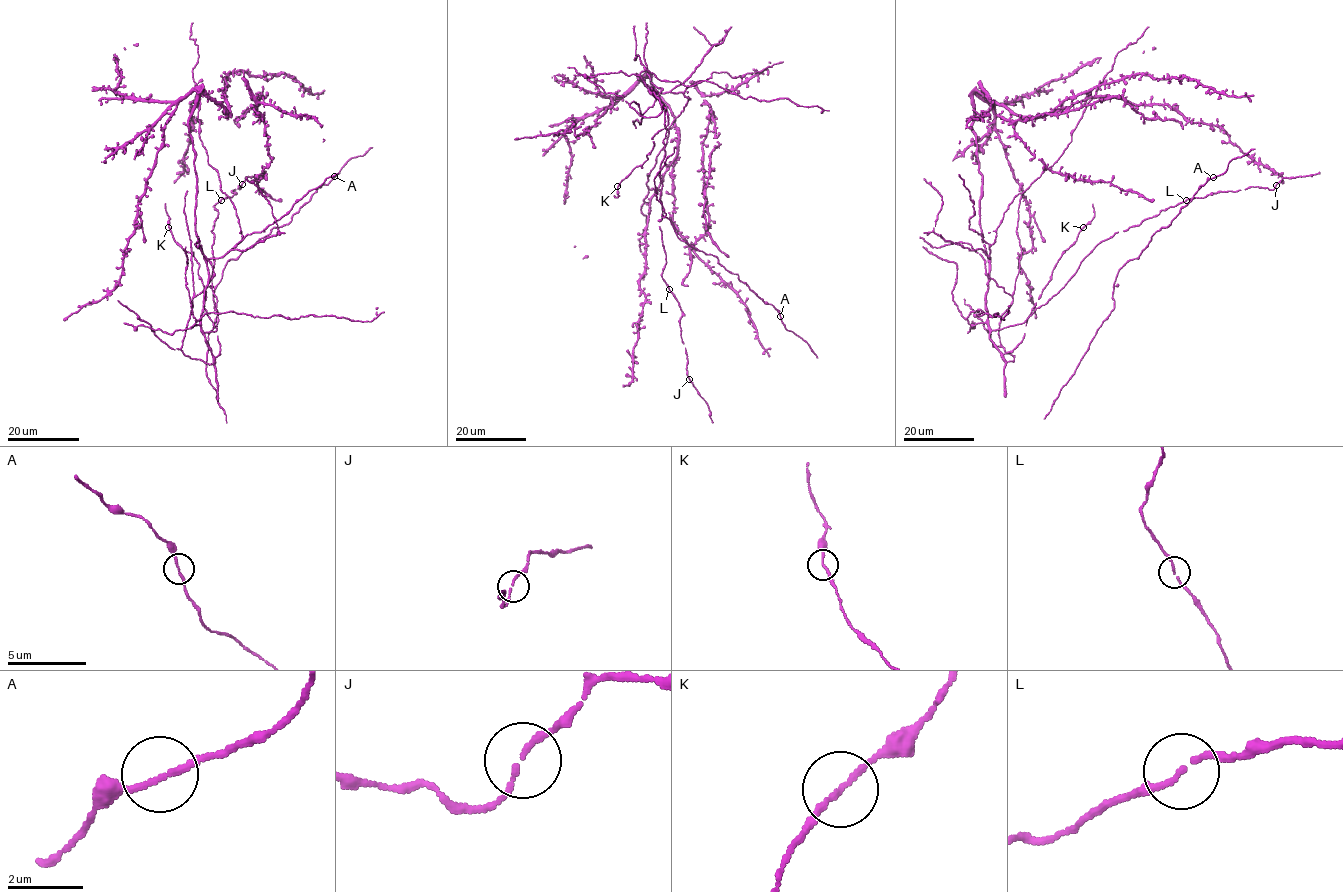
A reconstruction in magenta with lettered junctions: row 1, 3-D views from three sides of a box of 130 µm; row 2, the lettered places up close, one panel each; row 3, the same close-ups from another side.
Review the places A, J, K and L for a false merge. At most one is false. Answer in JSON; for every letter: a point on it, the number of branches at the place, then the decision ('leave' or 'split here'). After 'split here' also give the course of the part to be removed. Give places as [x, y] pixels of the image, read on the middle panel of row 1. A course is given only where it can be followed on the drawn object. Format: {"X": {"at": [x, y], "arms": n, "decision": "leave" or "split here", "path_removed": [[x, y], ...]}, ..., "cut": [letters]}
{"A": {"at": [780, 316], "arms": 2, "decision": "leave"}, "J": {"at": [689, 379], "arms": 2, "decision": "leave"}, "K": {"at": [617, 186], "arms": 2, "decision": "leave"}, "L": {"at": [669, 289], "arms": 2, "decision": "leave"}, "cut": []}

